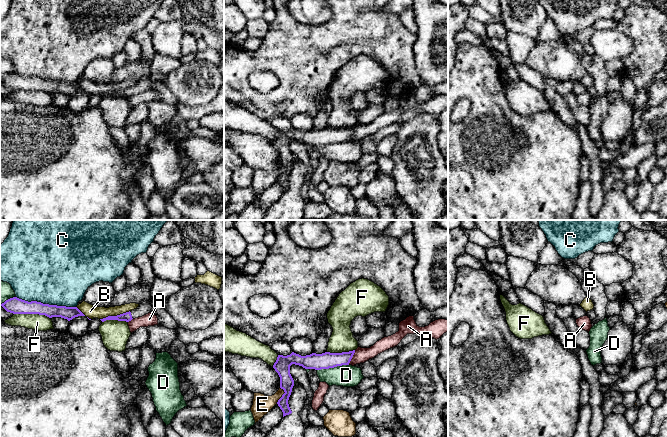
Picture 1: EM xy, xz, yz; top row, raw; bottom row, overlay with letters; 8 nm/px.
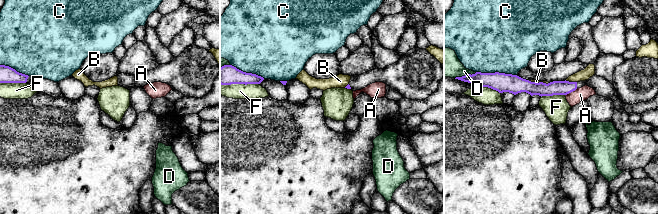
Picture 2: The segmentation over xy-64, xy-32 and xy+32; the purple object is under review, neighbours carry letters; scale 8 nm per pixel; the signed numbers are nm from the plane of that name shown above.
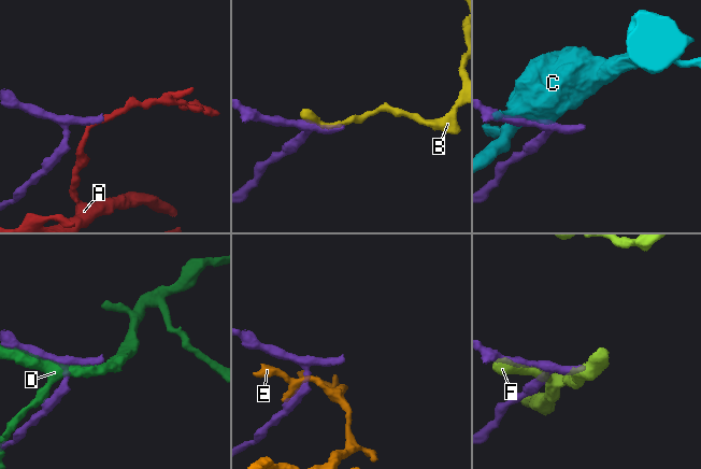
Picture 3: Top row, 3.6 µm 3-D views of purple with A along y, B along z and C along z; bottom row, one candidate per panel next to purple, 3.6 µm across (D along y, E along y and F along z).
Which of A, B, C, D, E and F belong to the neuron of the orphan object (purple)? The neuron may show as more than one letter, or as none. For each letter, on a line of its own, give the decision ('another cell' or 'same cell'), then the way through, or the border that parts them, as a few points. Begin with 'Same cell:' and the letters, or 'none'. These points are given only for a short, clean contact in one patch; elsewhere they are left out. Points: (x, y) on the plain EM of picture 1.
Same cell: none
A: another cell; border xz (355, 126), (348, 140)
B: another cell; border xy (129, 86), (100, 95)
C: another cell
D: another cell
E: another cell
F: another cell

